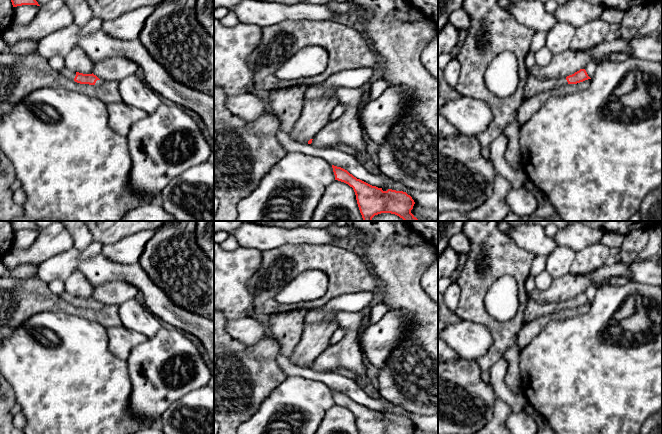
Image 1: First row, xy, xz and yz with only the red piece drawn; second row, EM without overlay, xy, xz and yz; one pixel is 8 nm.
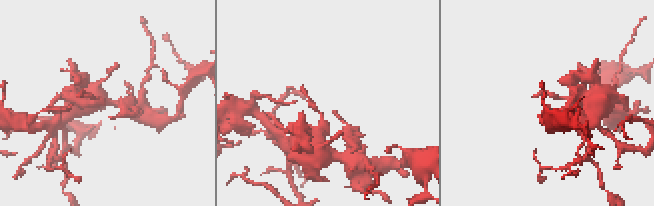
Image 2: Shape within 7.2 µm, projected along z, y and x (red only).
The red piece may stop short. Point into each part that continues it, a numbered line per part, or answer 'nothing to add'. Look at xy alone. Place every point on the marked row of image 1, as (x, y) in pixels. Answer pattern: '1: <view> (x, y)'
1: xy (67, 73)

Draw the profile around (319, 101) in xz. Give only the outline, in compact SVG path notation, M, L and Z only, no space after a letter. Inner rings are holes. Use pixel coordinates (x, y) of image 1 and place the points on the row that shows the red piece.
M318 84L307 87L303 110L290 134L295 142L308 143L329 122L330 113L338 104L334 91L339 88Z

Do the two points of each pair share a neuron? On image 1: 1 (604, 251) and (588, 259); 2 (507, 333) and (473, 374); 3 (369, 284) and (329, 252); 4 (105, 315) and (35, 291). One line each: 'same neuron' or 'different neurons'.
1: same neuron
2: different neurons
3: same neuron
4: same neuron

